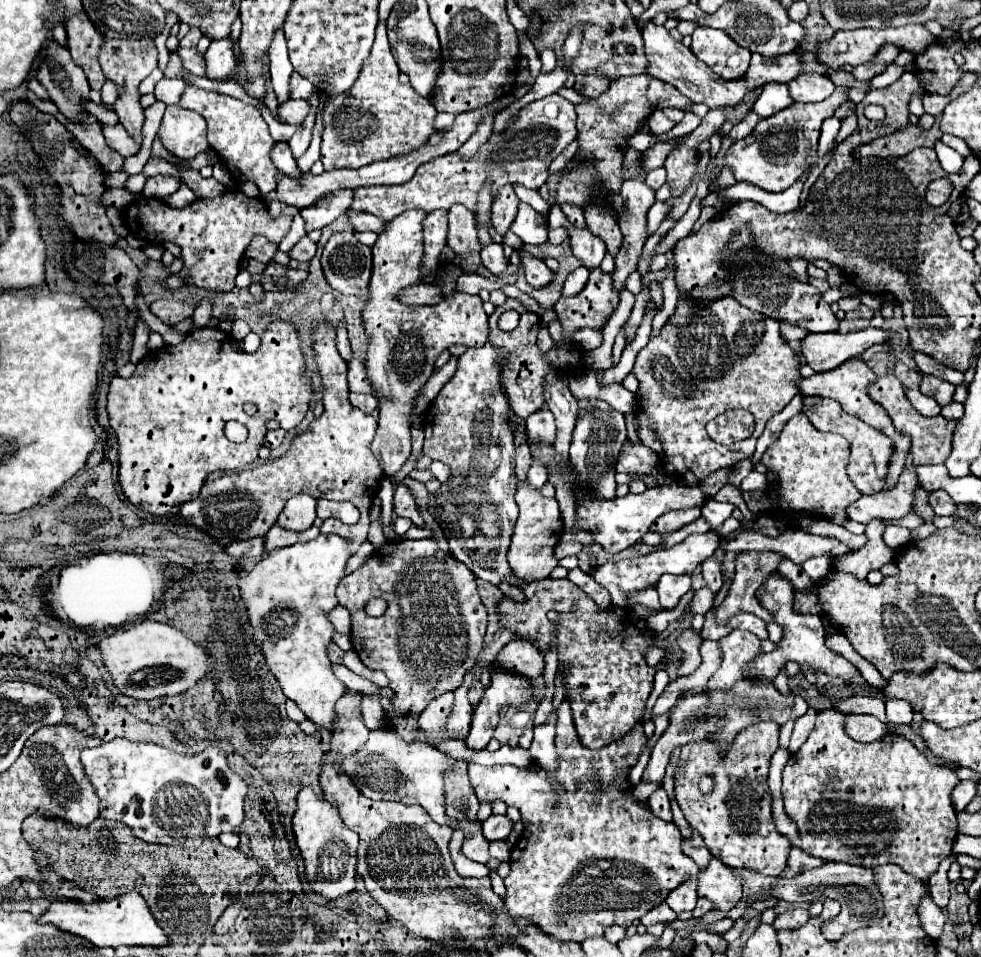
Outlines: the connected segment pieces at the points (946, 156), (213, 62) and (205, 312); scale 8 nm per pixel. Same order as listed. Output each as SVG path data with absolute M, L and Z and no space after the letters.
M936 142L936 144L934 144L934 150L936 150L938 160L940 160L940 164L942 164L942 168L944 168L946 172L958 172L958 168L962 168L964 158L962 158L956 150L952 150L950 146L946 146L946 144L942 144L942 142Z
M236 18L232 24L232 36L210 44L210 48L204 56L206 58L206 78L216 80L216 82L228 82L232 78L232 70L234 70L236 62L234 62L234 52L232 52L230 44L236 42L241 30L242 22L240 18Z
M206 300L206 302L202 302L200 308L196 308L196 312L194 312L194 322L202 328L202 326L206 326L206 322L208 322L210 318L212 318L212 316L210 316L210 304L208 304L208 300Z

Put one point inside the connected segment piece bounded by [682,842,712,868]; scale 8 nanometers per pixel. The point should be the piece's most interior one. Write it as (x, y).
(700, 855)

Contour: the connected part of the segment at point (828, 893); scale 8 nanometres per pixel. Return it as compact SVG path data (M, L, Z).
M826 862L820 868L802 872L794 878L780 878L778 884L774 884L770 888L770 894L774 898L786 900L786 902L814 902L822 896L840 902L842 912L834 920L834 932L824 932L824 936L828 940L840 940L844 934L848 934L852 930L858 930L858 928L872 926L872 924L880 922L882 916L884 916L882 894L876 886L874 870L864 868L864 866L852 866L852 864L846 864L846 862Z

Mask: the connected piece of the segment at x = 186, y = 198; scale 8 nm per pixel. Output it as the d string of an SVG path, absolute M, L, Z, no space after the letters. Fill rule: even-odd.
M174 192L166 198L166 204L174 206L174 208L184 208L186 204L194 202L194 194L192 192Z

